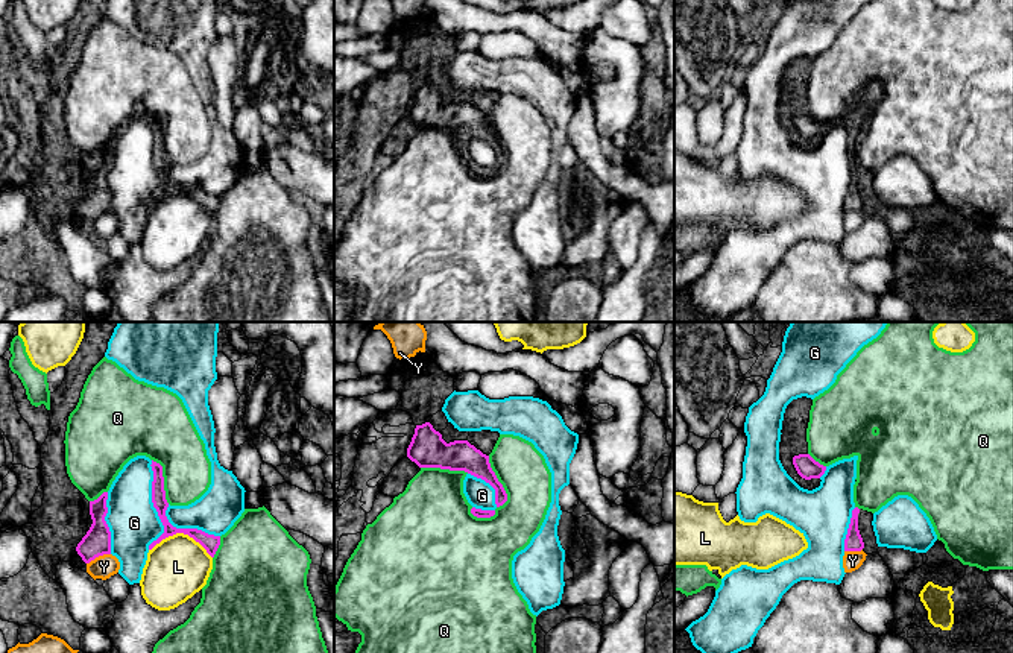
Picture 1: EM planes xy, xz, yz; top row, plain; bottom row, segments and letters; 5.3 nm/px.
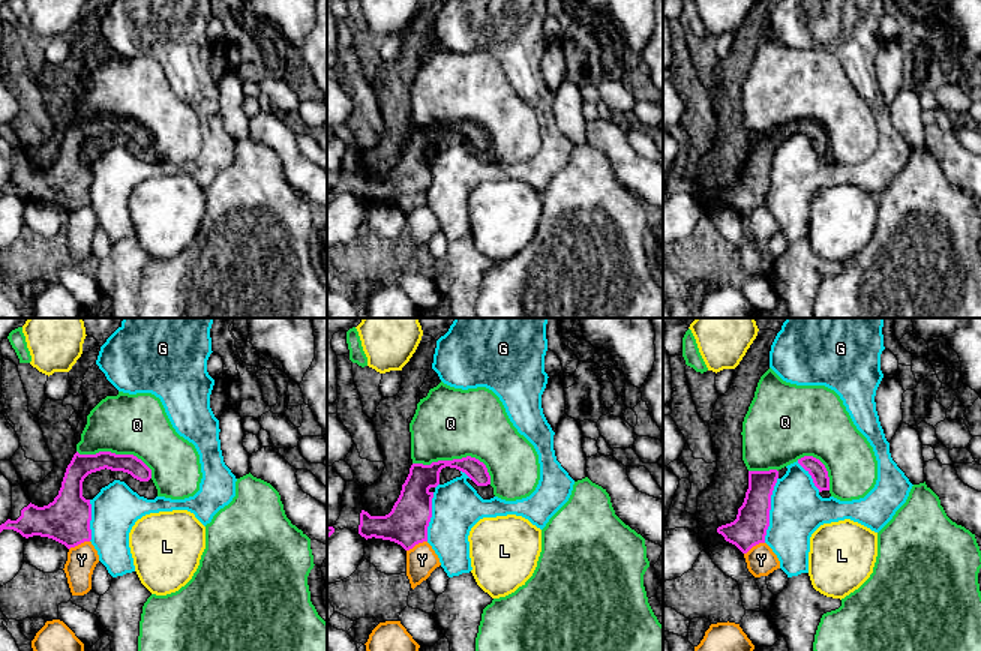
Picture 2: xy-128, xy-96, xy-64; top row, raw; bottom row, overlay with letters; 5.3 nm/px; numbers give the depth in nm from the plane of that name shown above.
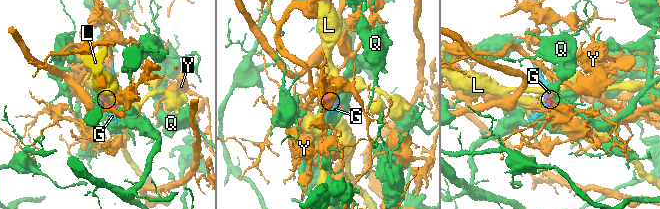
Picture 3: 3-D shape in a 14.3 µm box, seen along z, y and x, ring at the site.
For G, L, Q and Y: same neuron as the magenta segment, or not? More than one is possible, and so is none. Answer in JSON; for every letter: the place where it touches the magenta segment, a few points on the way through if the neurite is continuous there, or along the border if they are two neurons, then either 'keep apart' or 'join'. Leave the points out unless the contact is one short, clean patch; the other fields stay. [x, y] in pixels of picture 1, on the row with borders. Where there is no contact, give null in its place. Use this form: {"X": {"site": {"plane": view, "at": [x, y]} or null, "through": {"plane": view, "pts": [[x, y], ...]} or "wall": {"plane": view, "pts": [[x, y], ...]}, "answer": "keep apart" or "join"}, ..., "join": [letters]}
{"G": {"site": {"plane": "xy", "at": [154, 504]}, "answer": "keep apart"}, "L": {"site": {"plane": "xy", "at": [181, 532]}, "wall": {"plane": "xy", "pts": [[149, 548], [169, 536], [187, 533], [211, 558]]}, "answer": "keep apart"}, "Q": {"site": {"plane": "xz", "at": [498, 482]}, "answer": "keep apart"}, "Y": {"site": {"plane": "xy", "at": [97, 556]}, "answer": "keep apart"}, "join": []}

